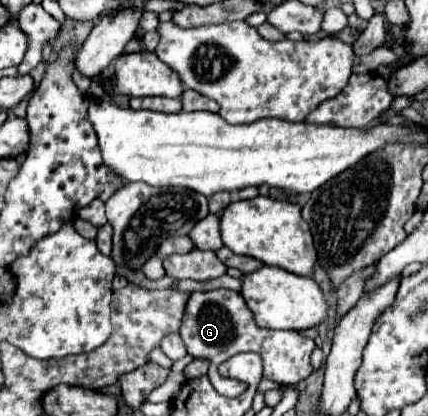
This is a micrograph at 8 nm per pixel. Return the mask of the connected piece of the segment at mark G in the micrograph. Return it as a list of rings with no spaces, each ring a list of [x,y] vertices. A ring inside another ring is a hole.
[[[210,290],[210,292],[192,292],[186,302],[186,312],[180,326],[180,336],[188,348],[188,354],[194,358],[206,358],[210,360],[208,376],[212,380],[212,386],[228,396],[236,398],[246,390],[244,382],[234,382],[232,378],[222,378],[218,374],[218,366],[228,360],[234,354],[240,352],[260,352],[264,360],[264,378],[276,380],[282,386],[296,384],[312,374],[310,354],[316,348],[312,338],[306,338],[298,332],[284,332],[284,330],[264,330],[256,328],[252,320],[252,312],[248,312],[248,306],[244,304],[244,298],[240,292],[234,290]]]

